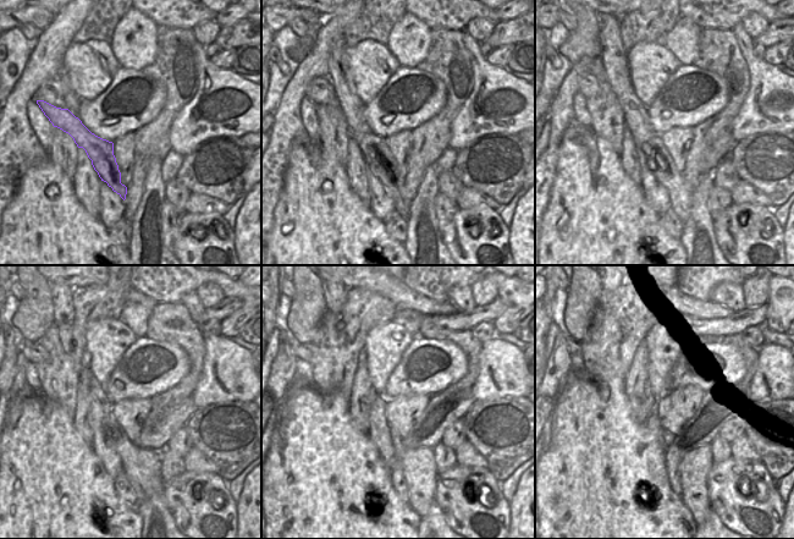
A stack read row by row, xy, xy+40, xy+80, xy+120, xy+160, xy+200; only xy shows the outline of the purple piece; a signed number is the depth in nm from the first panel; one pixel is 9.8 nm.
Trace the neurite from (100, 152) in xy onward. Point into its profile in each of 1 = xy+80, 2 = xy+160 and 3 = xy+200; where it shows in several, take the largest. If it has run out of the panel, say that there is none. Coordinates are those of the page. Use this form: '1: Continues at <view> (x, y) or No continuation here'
1: Continues at xy+80 (659, 161)
2: Continues at xy+160 (419, 466)
3: Continues at xy+200 (694, 467)

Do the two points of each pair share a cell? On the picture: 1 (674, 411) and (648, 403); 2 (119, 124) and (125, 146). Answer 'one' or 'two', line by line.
1: two
2: two

